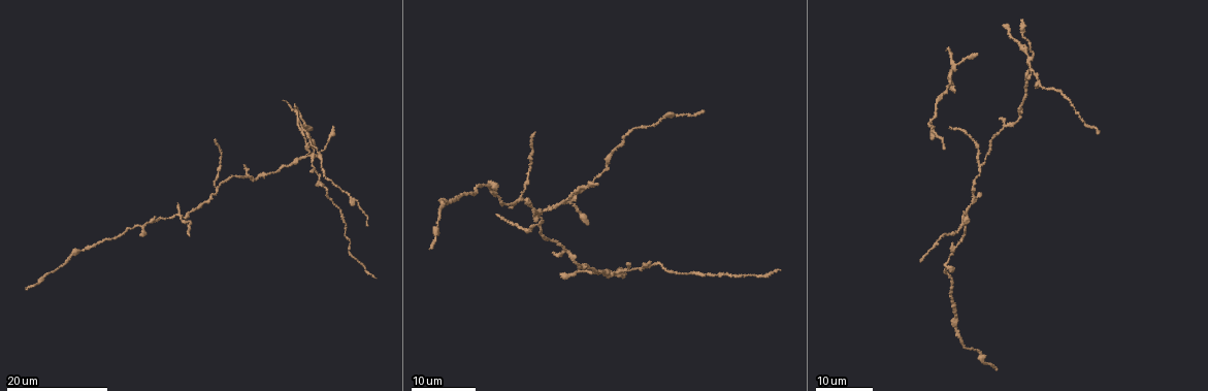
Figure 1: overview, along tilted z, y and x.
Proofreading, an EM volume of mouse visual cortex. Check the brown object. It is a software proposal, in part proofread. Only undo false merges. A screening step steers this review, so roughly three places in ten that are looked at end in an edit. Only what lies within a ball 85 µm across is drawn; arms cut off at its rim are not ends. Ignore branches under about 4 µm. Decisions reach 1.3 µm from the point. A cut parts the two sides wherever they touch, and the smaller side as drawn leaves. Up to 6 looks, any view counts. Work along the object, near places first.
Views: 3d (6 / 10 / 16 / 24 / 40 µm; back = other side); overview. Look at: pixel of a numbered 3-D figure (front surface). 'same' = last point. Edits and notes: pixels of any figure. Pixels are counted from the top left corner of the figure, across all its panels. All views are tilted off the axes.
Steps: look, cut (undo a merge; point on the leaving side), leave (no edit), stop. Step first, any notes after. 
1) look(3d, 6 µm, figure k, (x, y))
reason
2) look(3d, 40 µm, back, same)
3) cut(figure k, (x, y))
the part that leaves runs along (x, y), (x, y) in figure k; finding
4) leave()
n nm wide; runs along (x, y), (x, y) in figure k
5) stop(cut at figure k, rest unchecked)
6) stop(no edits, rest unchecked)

look(3d, 24 µm, figure 1, (540, 225))
three-way junction

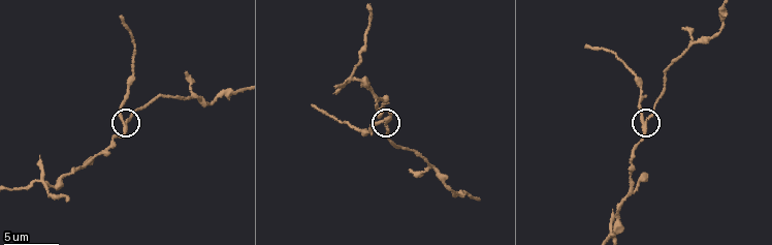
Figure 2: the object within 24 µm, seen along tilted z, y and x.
look(3d, 6 µm, figure 2, (125, 123))

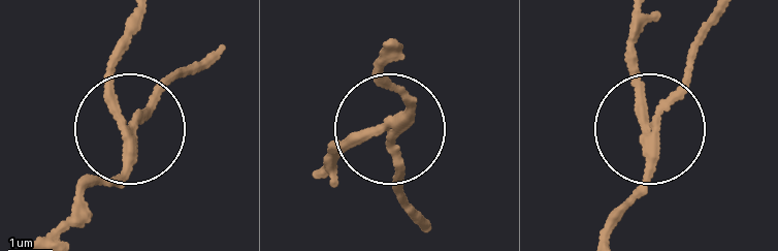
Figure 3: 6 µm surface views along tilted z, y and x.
cut(figure 3, (112, 75))
210 nm wide; the part that leaves runs along (123, 143), (114, 74), (129, 23) in figure 3; a second neuron is stuck on

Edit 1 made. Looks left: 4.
look(3d, 10 µm, figure 2, (45, 183))
four or more arms meet

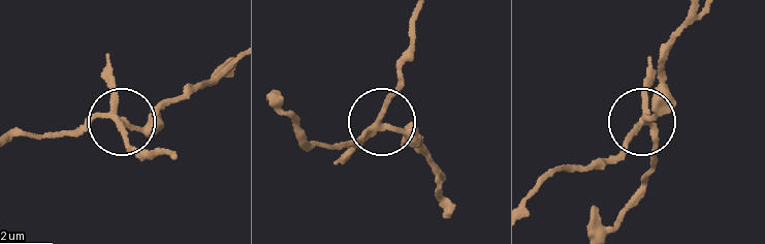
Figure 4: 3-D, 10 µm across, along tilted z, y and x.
look(3d, 6 µm, figure 4, (115, 118))

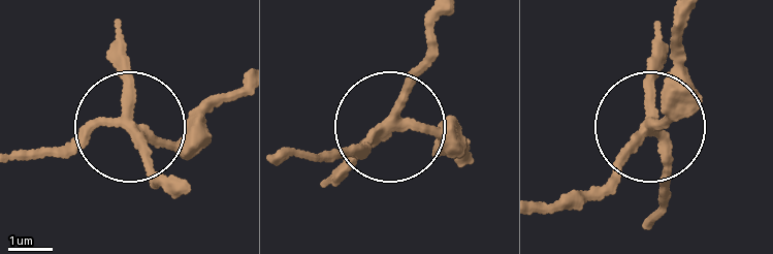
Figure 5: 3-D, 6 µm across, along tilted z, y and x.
cut(figure 5, (152, 161))
4 arms; the part that leaves runs along (393, 124), (440, 18) in figure 5; a second neuron is stuck on

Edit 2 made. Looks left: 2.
stop(cut at figure 3, cut at figure 5, rest unchecked)

